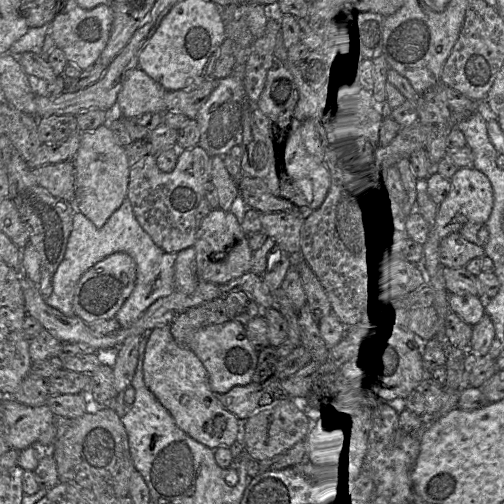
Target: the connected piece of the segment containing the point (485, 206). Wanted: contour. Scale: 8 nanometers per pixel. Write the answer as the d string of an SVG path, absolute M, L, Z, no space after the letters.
M459 168L450 179L451 189L445 200L438 205L434 229L440 240L459 232L467 224L485 224L493 208L492 185L485 174L472 168Z

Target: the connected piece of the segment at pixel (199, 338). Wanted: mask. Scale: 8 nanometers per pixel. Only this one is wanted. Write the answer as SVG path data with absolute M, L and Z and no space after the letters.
M229 319L222 324L202 327L195 332L188 348L194 352L206 369L210 388L215 394L225 394L234 386L244 386L253 382L258 351L249 341L244 324Z

